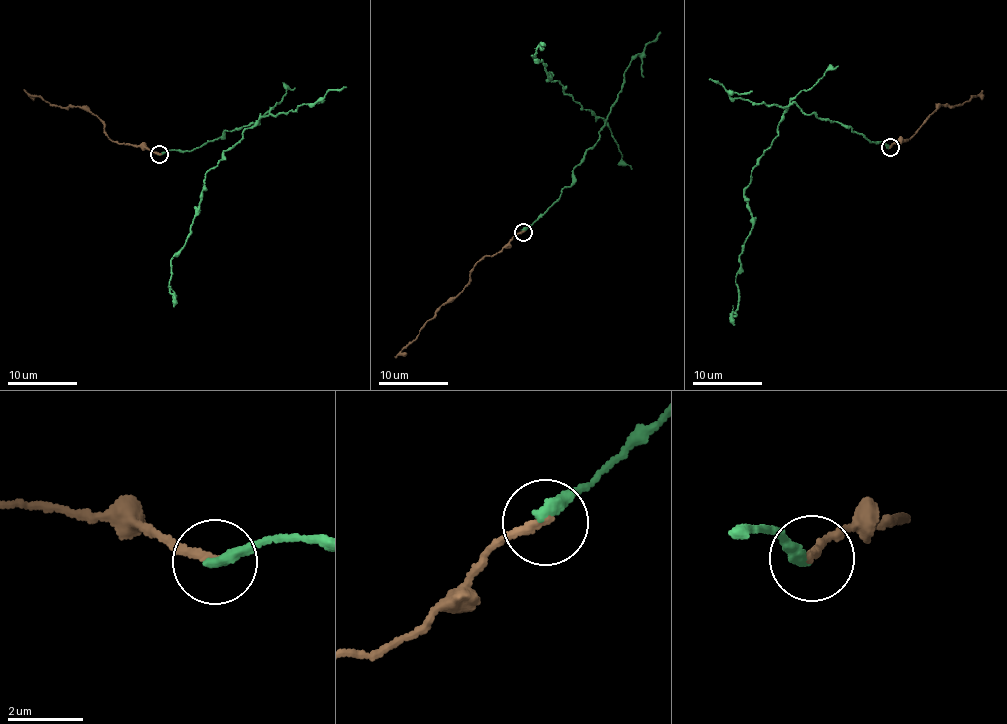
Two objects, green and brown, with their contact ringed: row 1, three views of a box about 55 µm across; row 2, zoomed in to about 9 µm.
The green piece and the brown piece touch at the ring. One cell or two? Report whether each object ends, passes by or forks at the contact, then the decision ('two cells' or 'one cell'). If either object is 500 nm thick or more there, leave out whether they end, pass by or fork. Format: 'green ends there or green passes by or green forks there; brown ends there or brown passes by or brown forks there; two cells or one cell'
green ends there; brown ends there; two cells

